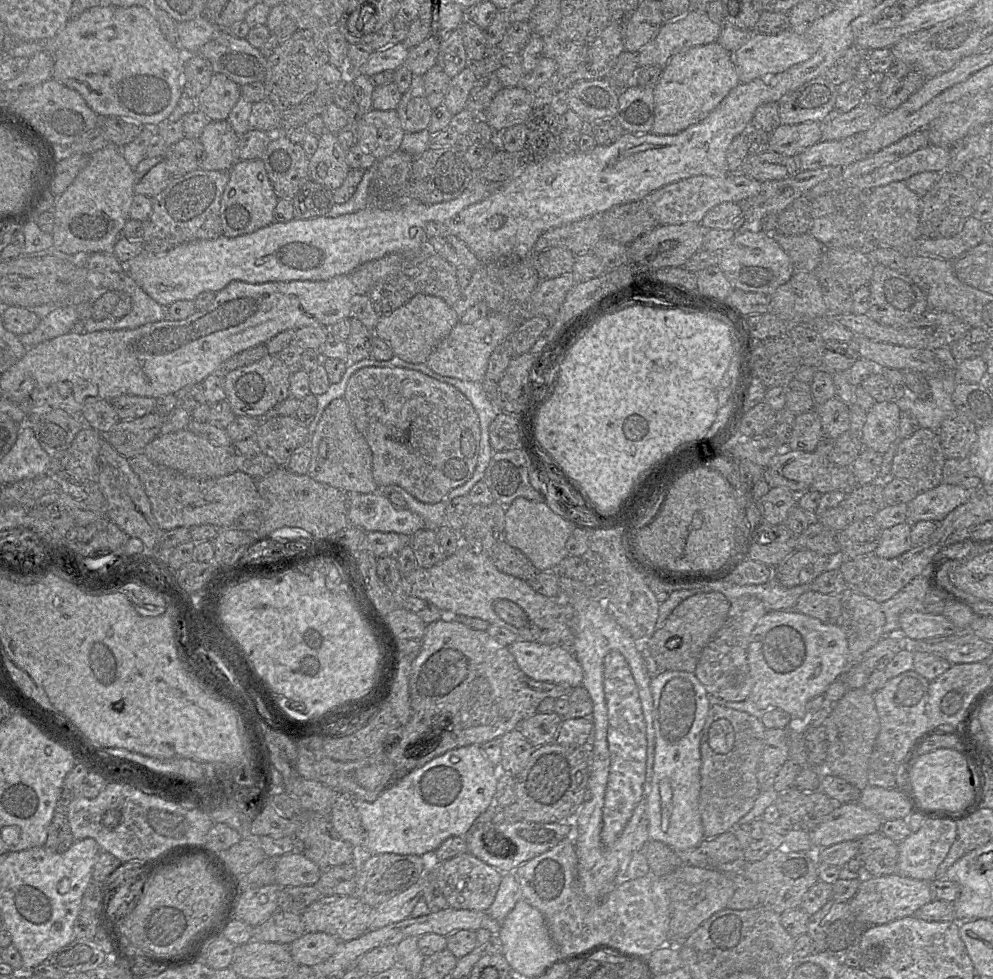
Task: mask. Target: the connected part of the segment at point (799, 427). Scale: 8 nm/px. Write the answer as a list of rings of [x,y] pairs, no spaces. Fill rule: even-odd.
[[[815,409],[797,414],[793,423],[788,449],[814,452],[823,436],[821,420]]]

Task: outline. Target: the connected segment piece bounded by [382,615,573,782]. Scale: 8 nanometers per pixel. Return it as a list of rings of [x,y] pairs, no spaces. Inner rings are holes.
[[[444,615],[443,619],[426,625],[421,642],[421,650],[412,661],[410,672],[410,720],[404,726],[400,724],[398,737],[382,751],[388,763],[394,765],[393,782],[449,750],[481,746],[502,738],[506,733],[517,730],[523,720],[538,713],[538,706],[544,699],[568,698],[573,690],[567,685],[531,679],[519,668],[508,646],[499,643],[487,631],[455,621],[452,615]]]

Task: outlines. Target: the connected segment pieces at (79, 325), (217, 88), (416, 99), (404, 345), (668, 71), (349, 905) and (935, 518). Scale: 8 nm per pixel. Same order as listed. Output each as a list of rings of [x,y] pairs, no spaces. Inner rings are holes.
[[[127,270],[121,275],[115,275],[125,282],[124,292],[131,297],[131,311],[120,319],[110,317],[94,320],[85,317],[75,324],[73,332],[94,332],[98,330],[135,329],[142,325],[167,319],[167,306],[162,306],[152,299],[128,274]]]
[[[214,73],[208,86],[195,99],[196,108],[212,121],[227,120],[241,97],[239,85],[223,74]]]
[[[414,76],[396,111],[405,132],[415,133],[428,128],[433,109],[426,98],[423,76]]]
[[[417,294],[390,314],[381,314],[373,332],[375,336],[385,340],[394,355],[403,361],[425,364],[432,351],[459,322],[456,312],[442,298]]]
[[[717,41],[681,51],[673,56],[662,69],[661,77],[653,88],[655,118],[651,132],[660,135],[674,135],[702,121],[739,83],[733,53],[725,49]]]
[[[354,894],[322,896],[307,907],[301,917],[307,933],[326,933],[348,942],[370,930],[372,909]]]
[[[941,483],[930,490],[919,492],[908,503],[908,521],[941,522],[950,512],[966,503],[975,490]]]

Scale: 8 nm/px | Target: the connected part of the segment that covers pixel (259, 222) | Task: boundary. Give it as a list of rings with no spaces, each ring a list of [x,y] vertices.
[[[261,159],[238,160],[229,170],[230,179],[221,197],[222,235],[237,237],[250,234],[274,222],[276,196]]]

